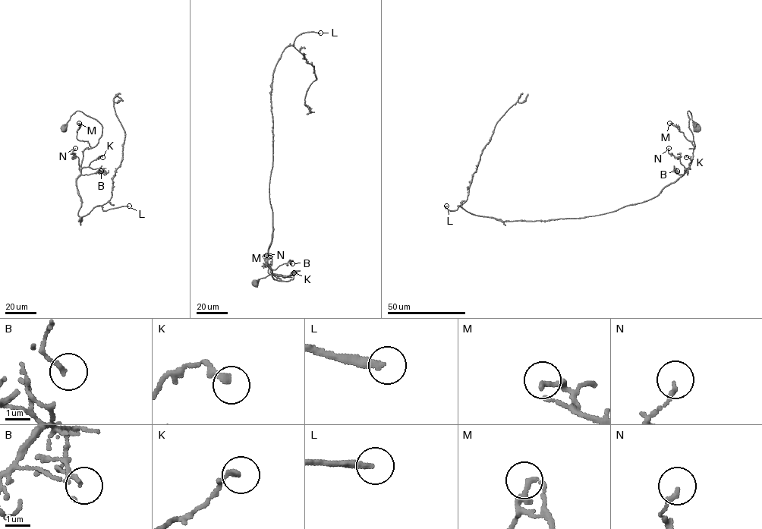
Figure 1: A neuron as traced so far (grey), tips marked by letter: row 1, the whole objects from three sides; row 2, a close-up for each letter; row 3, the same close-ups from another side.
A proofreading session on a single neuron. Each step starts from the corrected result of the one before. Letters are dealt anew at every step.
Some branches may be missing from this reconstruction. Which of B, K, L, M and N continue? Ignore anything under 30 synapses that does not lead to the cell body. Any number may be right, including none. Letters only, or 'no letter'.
L

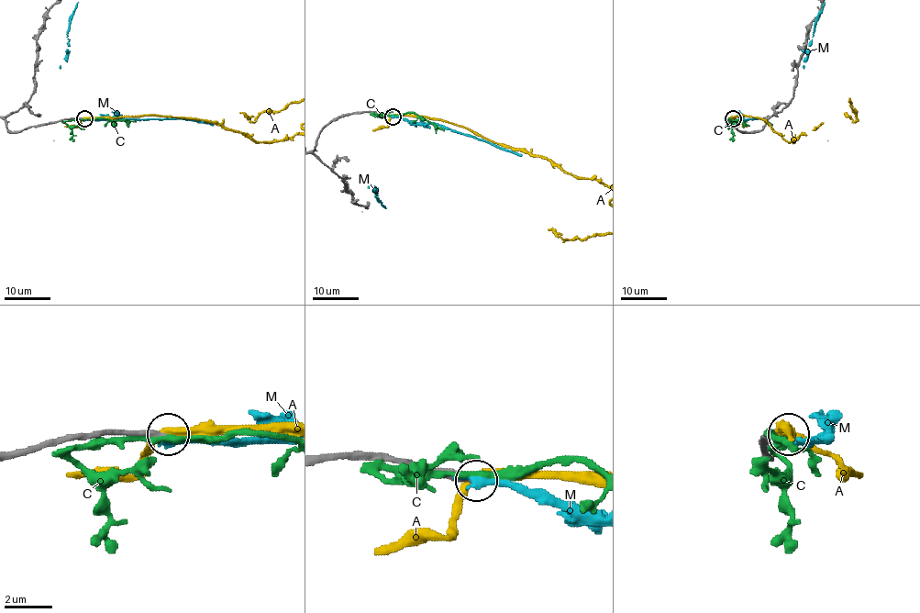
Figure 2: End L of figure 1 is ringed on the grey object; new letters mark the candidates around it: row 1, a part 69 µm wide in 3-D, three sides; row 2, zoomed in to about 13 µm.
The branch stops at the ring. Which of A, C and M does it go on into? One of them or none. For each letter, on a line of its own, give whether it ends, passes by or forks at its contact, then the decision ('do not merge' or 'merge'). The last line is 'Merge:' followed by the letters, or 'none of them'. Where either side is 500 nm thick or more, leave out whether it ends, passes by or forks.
A: it passes by; do not merge
C: it forks there; do not merge
M: it ends there; do not merge
Merge: none of them

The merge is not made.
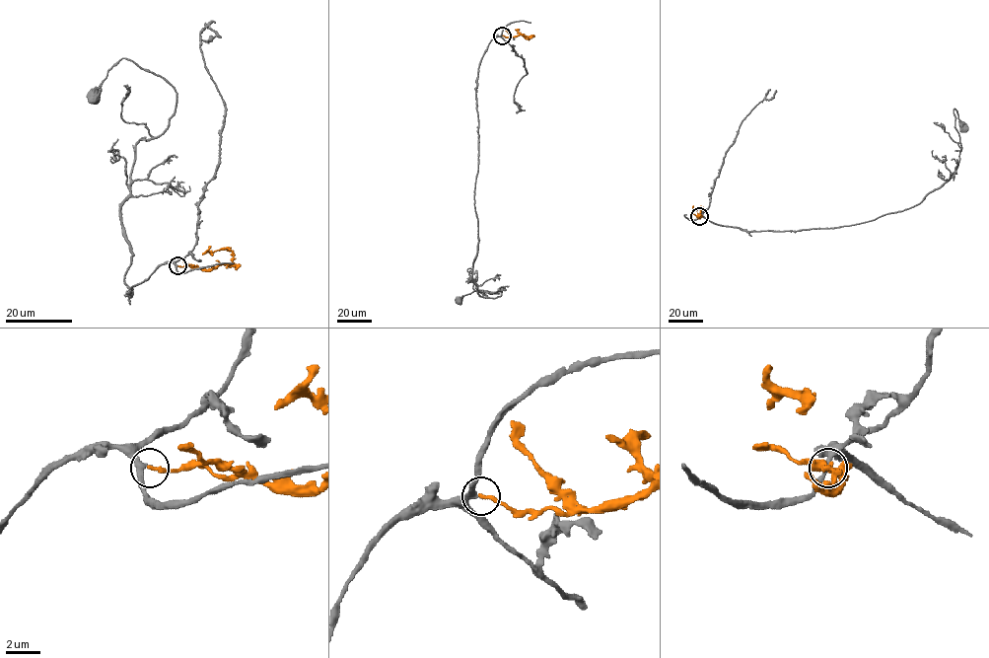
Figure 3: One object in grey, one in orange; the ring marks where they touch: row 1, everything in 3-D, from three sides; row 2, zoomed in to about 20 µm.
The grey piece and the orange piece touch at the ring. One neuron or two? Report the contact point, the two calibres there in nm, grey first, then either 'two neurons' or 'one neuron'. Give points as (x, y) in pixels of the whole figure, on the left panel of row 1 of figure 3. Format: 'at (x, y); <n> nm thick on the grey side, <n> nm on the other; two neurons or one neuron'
at (177, 265); 280 nm thick on the grey side, 240 nm on the other; one neuron

